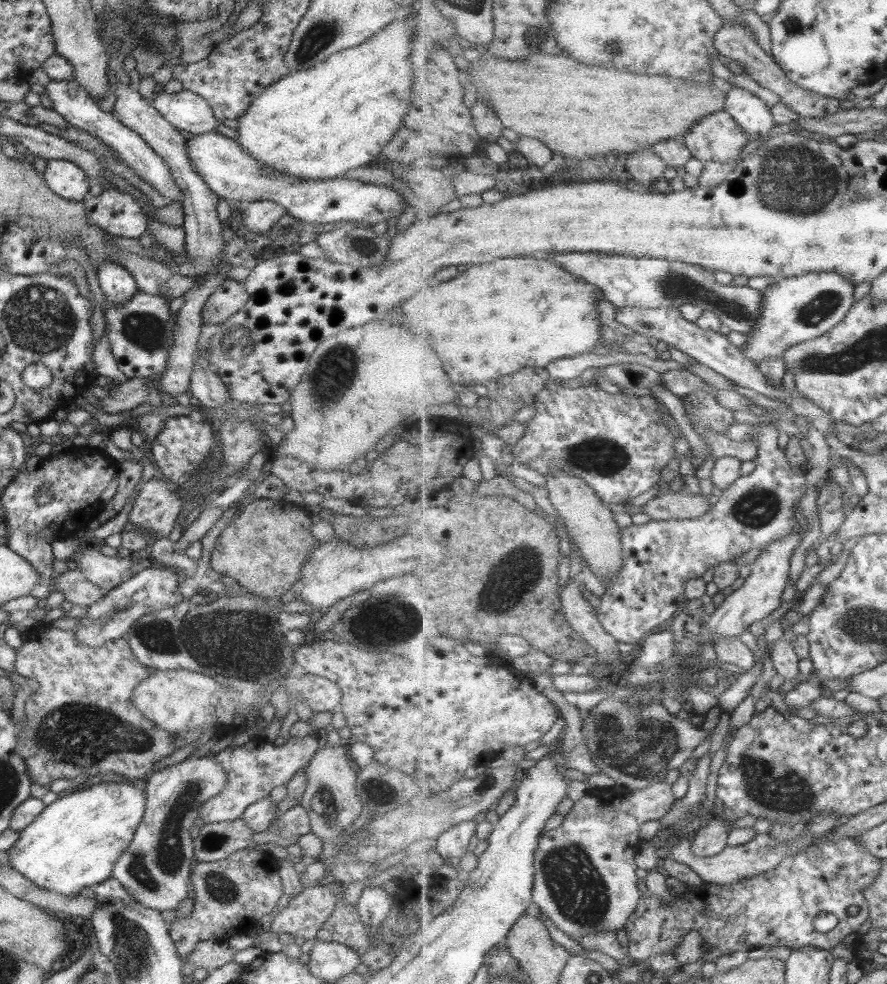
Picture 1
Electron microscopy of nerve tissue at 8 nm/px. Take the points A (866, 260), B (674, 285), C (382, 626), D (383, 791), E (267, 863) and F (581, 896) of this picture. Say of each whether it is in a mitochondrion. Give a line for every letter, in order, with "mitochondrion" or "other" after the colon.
A: other
B: mitochondrion
C: mitochondrion
D: mitochondrion
E: other
F: mitochondrion

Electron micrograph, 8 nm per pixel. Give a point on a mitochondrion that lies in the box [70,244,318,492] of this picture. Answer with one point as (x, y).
(148, 331)

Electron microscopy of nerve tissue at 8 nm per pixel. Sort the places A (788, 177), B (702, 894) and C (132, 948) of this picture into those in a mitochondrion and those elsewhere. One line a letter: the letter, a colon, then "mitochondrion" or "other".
A: mitochondrion
B: other
C: mitochondrion

